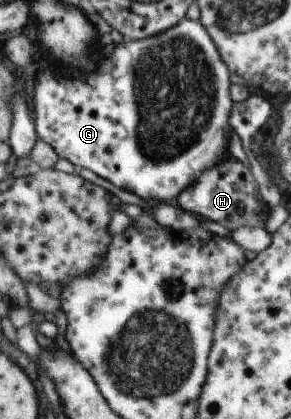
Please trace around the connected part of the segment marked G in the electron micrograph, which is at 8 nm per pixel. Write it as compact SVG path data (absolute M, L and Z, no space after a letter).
M183 18L173 29L161 33L155 38L145 38L139 42L123 42L123 44L107 44L103 48L103 60L99 62L99 68L95 72L85 72L85 76L65 76L57 68L47 68L37 76L37 84L34 86L34 123L37 134L41 140L45 140L55 148L61 158L70 161L75 168L88 168L101 178L108 180L115 186L119 186L127 192L132 192L143 201L152 204L159 202L174 202L182 190L193 184L195 178L215 166L223 157L228 156L227 142L231 134L230 113L232 98L229 98L229 68L222 61L213 39L207 34L205 27L198 20Z

